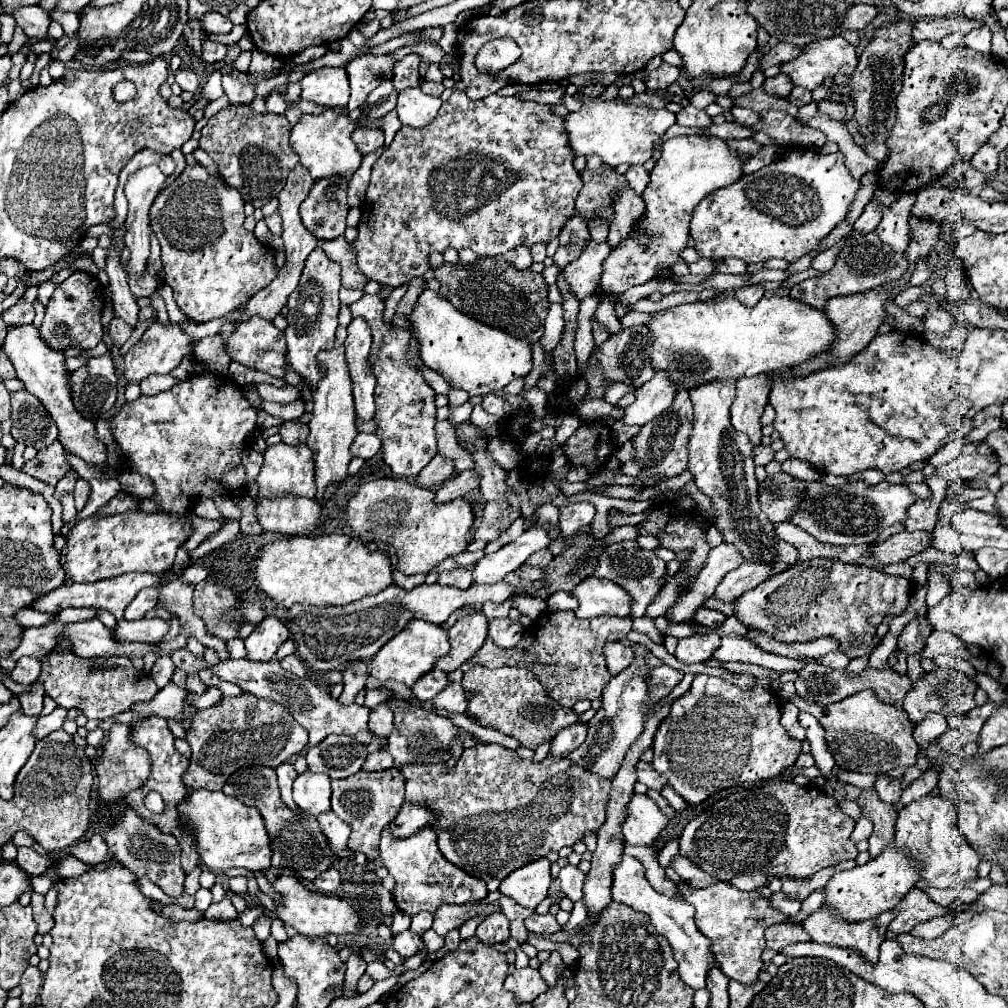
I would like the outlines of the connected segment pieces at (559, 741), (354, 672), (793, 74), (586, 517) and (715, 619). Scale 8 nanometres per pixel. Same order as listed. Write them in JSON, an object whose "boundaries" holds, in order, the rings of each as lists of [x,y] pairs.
{"boundaries":[[[[575,724],[571,728],[565,728],[563,732],[559,732],[559,736],[555,736],[555,740],[551,742],[551,750],[549,750],[549,758],[565,758],[567,754],[571,754],[573,750],[577,750],[583,740],[587,736],[587,726],[585,724]]],[[[358,660],[348,666],[343,673],[343,692],[338,701],[344,705],[354,703],[356,694],[365,688],[369,675],[368,665],[364,660]]],[[[837,34],[833,38],[807,44],[797,58],[779,66],[795,86],[813,90],[829,76],[853,74],[857,66],[857,52],[843,36]]],[[[591,502],[567,504],[559,508],[559,530],[561,536],[577,536],[581,534],[595,518],[595,506]]],[[[699,606],[695,610],[693,620],[699,622],[699,624],[703,624],[703,626],[715,626],[715,624],[721,624],[725,620],[725,614],[723,612],[717,612],[717,610],[709,610],[705,606]]]]}

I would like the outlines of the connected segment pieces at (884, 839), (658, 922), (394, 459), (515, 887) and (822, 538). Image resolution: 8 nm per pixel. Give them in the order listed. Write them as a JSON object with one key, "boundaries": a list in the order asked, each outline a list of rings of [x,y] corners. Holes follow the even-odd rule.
{"boundaries":[[[[875,788],[861,790],[857,804],[861,806],[863,816],[873,822],[873,834],[869,838],[869,854],[871,854],[871,858],[875,858],[883,846],[893,842],[897,812],[889,804],[881,802]]],[[[623,854],[621,856],[621,862],[613,866],[613,888],[611,888],[611,894],[613,894],[613,900],[617,902],[623,902],[639,912],[645,912],[649,914],[655,930],[665,936],[675,952],[675,960],[679,964],[679,976],[681,980],[691,986],[693,990],[699,990],[705,986],[705,978],[707,978],[707,972],[709,968],[713,968],[717,964],[717,960],[713,958],[713,952],[709,950],[711,946],[711,940],[707,936],[703,936],[697,926],[695,926],[695,908],[691,904],[687,904],[685,900],[679,900],[675,902],[677,898],[669,898],[665,894],[659,894],[651,884],[649,880],[645,878],[645,868],[643,864],[633,858],[633,856],[627,856]]],[[[365,294],[361,300],[351,306],[353,316],[361,316],[371,332],[373,332],[373,348],[371,348],[371,370],[377,378],[375,386],[375,424],[377,436],[381,440],[383,462],[397,476],[417,476],[421,468],[437,454],[437,438],[435,438],[435,390],[427,384],[423,374],[407,364],[409,352],[409,330],[387,324],[383,320],[385,302],[375,294]],[[405,332],[405,334],[401,334]]],[[[537,858],[535,862],[517,868],[511,876],[507,876],[507,880],[501,882],[499,892],[525,908],[535,908],[543,898],[547,898],[551,882],[549,866],[547,858]]],[[[863,480],[847,482],[845,486],[829,486],[825,482],[811,482],[805,498],[793,510],[789,522],[809,532],[813,538],[825,544],[873,544],[875,536],[895,524],[903,522],[907,516],[907,508],[915,502],[915,494],[909,492],[905,484],[889,484],[879,482],[875,486],[865,484]],[[811,496],[811,498],[809,498]],[[827,504],[827,508],[825,508]]]]}

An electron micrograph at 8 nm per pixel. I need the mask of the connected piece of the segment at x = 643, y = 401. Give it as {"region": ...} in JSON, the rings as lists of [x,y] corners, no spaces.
{"region":[[[657,370],[647,384],[635,390],[637,400],[625,408],[623,420],[627,424],[645,426],[647,422],[651,422],[655,416],[659,416],[663,410],[671,406],[677,392],[679,392],[679,384],[671,380],[671,374]]]}

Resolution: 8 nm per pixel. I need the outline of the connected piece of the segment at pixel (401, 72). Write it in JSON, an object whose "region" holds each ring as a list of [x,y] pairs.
{"region":[[[407,54],[403,60],[399,60],[399,64],[395,64],[393,68],[393,86],[395,92],[401,92],[403,88],[409,88],[411,84],[419,84],[421,76],[419,76],[419,64],[421,64],[421,56],[419,54]]]}

